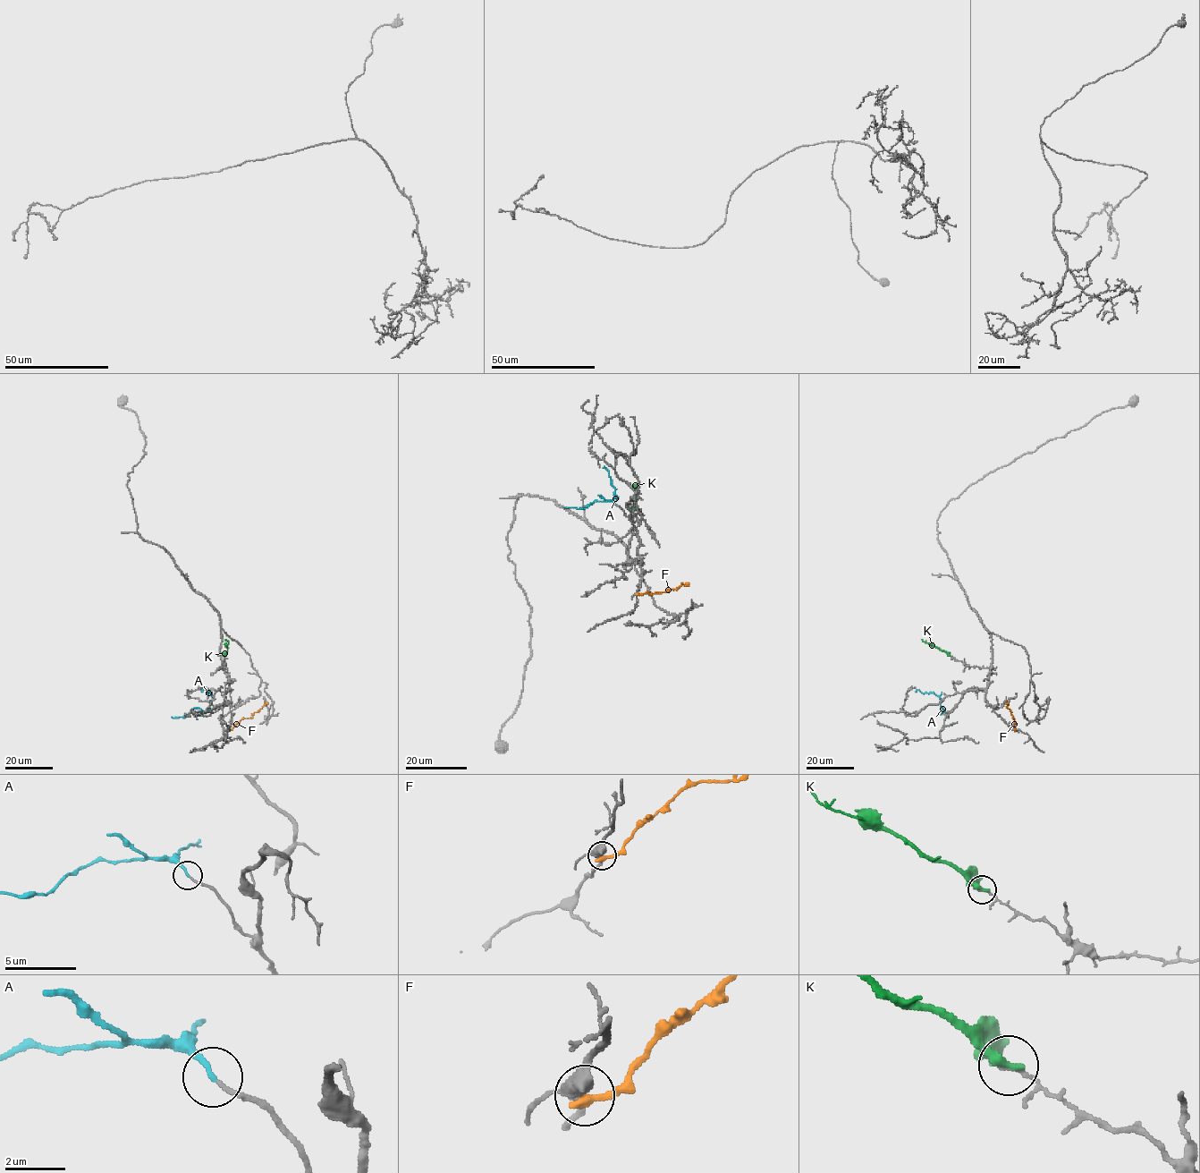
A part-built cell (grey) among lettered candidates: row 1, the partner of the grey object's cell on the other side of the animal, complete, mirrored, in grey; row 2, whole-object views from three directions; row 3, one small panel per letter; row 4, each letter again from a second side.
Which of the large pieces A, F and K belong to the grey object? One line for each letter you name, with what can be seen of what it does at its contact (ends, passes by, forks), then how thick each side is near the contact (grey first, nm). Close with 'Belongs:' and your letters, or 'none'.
A: it ends there; 160 nm thick on the grey side, 200 nm on the other
Belongs: A

